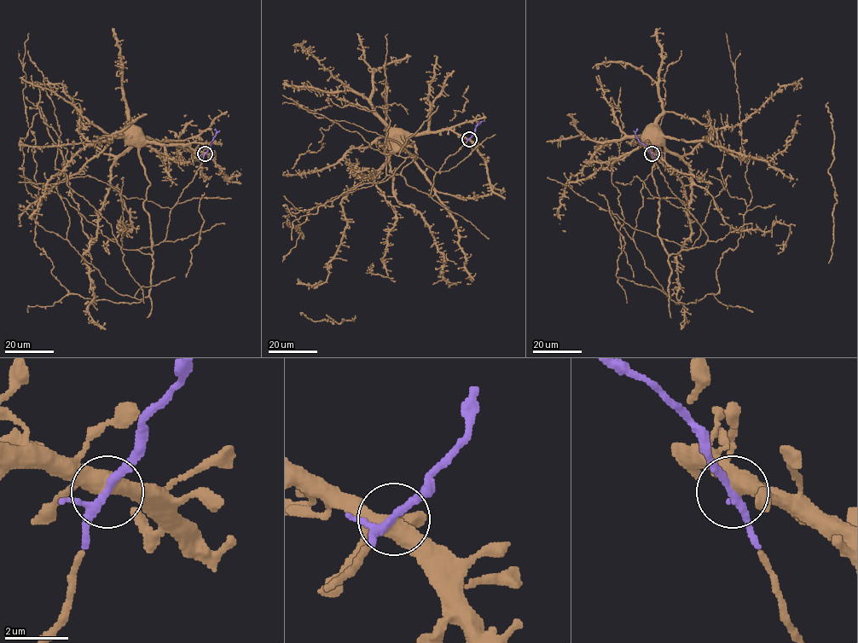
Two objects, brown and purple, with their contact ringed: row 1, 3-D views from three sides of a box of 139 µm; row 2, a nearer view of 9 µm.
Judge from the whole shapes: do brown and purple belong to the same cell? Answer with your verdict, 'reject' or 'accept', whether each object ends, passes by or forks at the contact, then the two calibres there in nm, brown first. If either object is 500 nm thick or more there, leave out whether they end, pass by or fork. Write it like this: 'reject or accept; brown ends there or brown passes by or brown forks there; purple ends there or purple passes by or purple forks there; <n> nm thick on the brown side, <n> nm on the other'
accept; brown forks there; purple forks there; 420 nm thick on the brown side, 200 nm on the other

